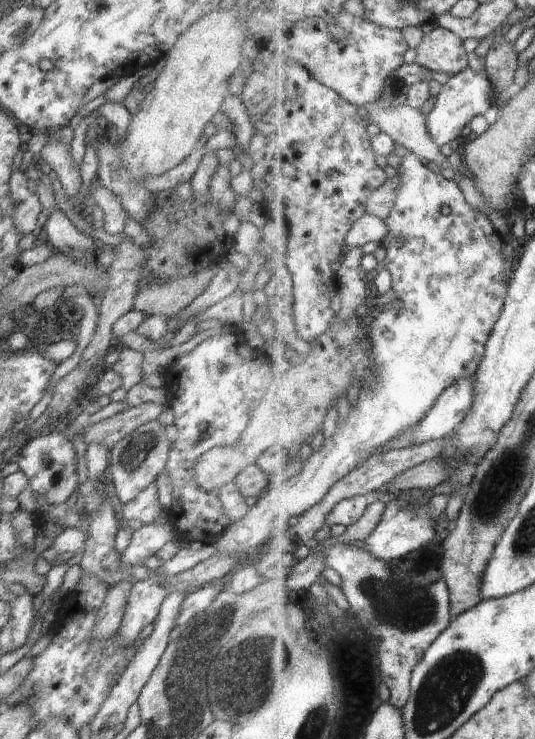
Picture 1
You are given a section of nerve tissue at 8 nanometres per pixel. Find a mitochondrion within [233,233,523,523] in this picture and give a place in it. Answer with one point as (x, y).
(361, 365)

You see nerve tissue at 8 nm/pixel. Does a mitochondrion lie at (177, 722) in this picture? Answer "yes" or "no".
yes

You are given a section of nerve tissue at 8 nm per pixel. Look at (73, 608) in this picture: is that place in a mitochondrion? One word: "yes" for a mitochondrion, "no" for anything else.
no

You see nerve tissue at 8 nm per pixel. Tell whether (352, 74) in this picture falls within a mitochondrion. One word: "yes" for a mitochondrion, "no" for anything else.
no

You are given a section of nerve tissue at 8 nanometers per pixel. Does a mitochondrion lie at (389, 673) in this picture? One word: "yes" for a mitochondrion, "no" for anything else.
no

